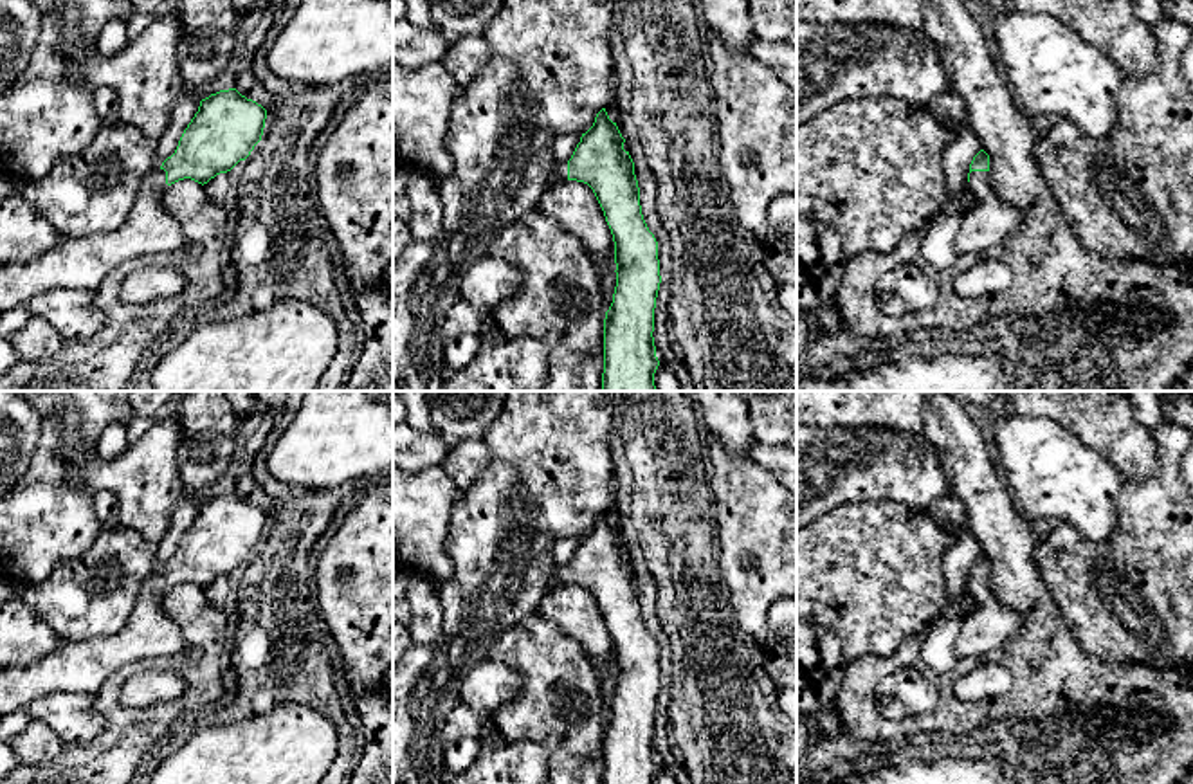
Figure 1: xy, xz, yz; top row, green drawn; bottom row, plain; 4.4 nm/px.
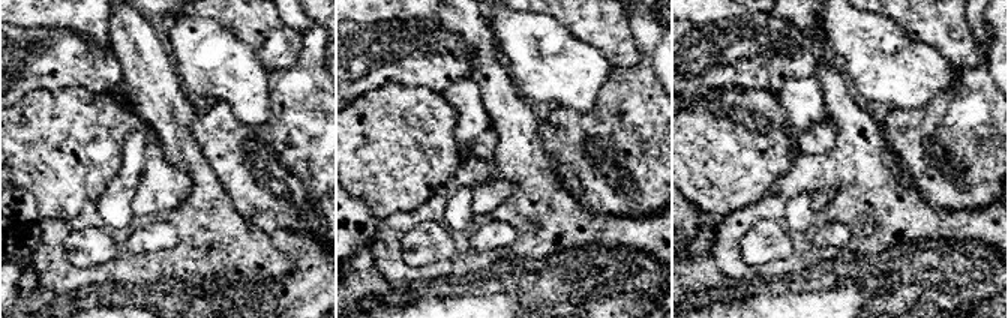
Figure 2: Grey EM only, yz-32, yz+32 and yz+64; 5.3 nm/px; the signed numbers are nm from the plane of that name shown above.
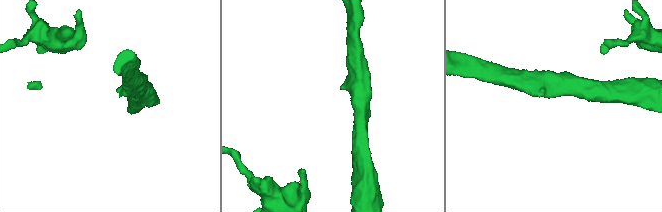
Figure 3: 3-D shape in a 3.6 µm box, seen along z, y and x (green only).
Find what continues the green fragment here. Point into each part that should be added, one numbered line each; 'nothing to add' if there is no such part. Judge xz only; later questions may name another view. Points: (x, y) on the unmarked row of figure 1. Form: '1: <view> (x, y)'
1: xz (561, 572)

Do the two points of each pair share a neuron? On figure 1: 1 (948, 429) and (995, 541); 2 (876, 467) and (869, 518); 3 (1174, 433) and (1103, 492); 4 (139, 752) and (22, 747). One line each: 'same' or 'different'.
1: same
2: different
3: different
4: different

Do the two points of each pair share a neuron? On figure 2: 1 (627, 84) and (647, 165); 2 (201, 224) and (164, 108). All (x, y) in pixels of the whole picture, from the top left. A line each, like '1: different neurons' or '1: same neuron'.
1: same neuron
2: same neuron

